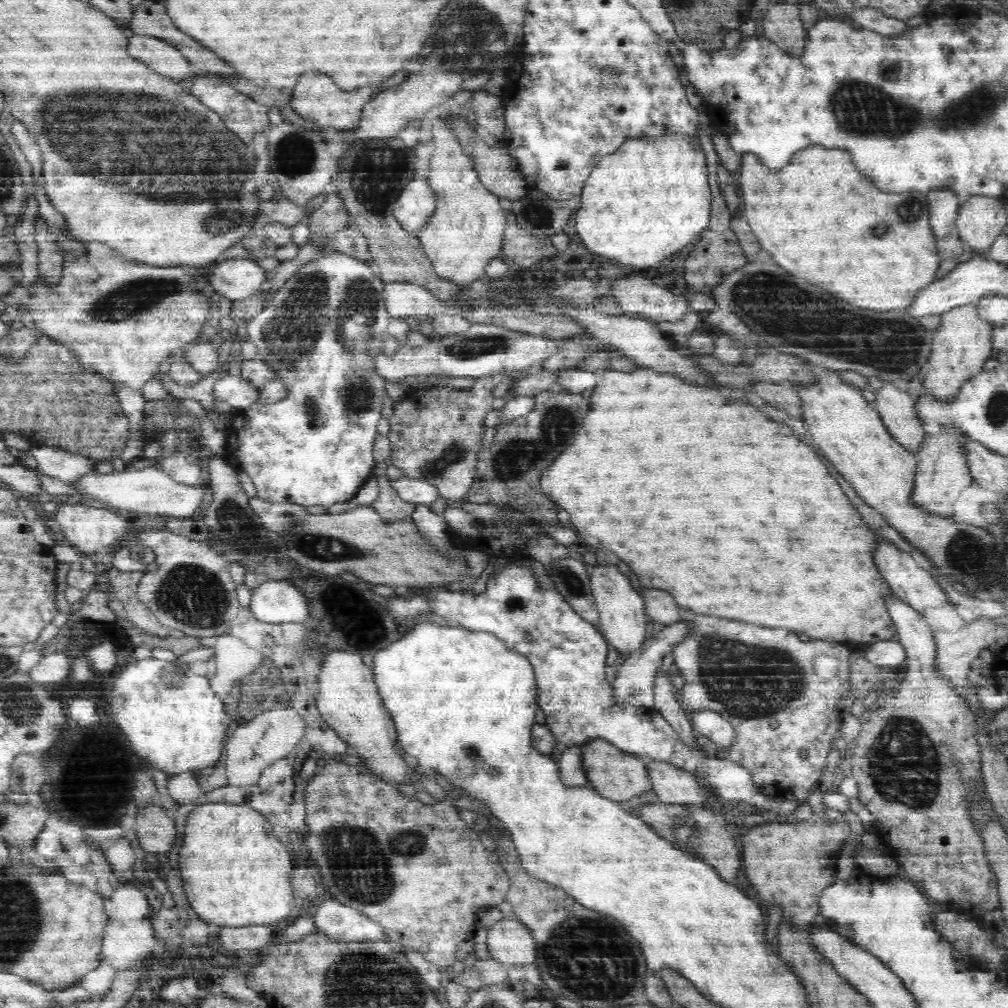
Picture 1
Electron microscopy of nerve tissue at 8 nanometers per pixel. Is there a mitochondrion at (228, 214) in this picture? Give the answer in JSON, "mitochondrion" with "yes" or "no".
{"mitochondrion":"yes"}

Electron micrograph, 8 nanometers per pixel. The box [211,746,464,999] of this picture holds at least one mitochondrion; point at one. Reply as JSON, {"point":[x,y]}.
{"point":[362,863]}

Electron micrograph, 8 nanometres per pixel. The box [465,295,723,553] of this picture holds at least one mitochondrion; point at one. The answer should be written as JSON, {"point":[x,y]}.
{"point":[512,461]}

